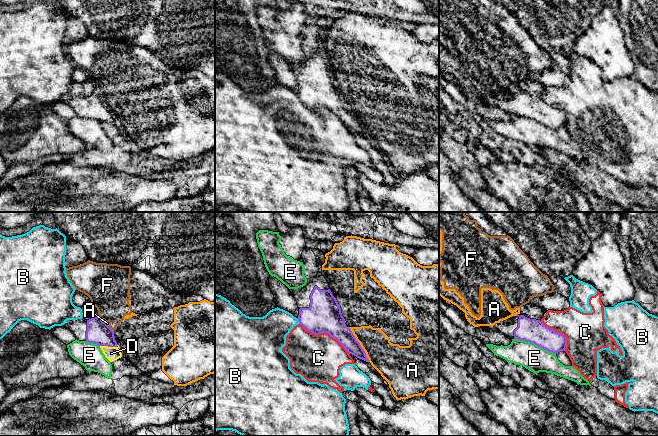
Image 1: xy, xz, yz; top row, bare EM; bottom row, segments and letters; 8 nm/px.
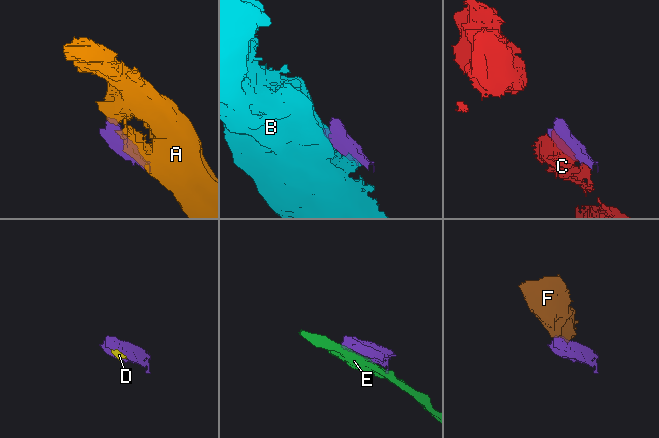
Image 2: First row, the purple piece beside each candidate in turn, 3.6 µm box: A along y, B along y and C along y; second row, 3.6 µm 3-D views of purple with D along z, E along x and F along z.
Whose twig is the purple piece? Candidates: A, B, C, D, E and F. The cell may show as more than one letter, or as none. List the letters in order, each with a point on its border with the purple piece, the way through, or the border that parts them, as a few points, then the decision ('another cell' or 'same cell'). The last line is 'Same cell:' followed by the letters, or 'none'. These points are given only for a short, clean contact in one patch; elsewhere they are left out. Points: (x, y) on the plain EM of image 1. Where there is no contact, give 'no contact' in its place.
A: meets purple in xz at (359, 120); another cell
B: meets purple in xz at (298, 96); border along xz (296, 94), (300, 99); another cell
C: meets purple in xz at (325, 108); another cell
D: meets purple in xy at (108, 122); border along xy (100, 121), (116, 123); another cell
E: meets purple in yz at (535, 120); another cell
F: meets purple in xy at (101, 95); border along xy (98, 92), (105, 98); another cell
Same cell: none

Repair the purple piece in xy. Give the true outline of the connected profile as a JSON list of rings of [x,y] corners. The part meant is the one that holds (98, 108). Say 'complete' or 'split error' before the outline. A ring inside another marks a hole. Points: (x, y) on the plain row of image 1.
split error; [[[99,92],[89,96],[68,96],[64,102],[70,105],[79,117],[86,117],[99,122],[117,123],[114,106]]]

